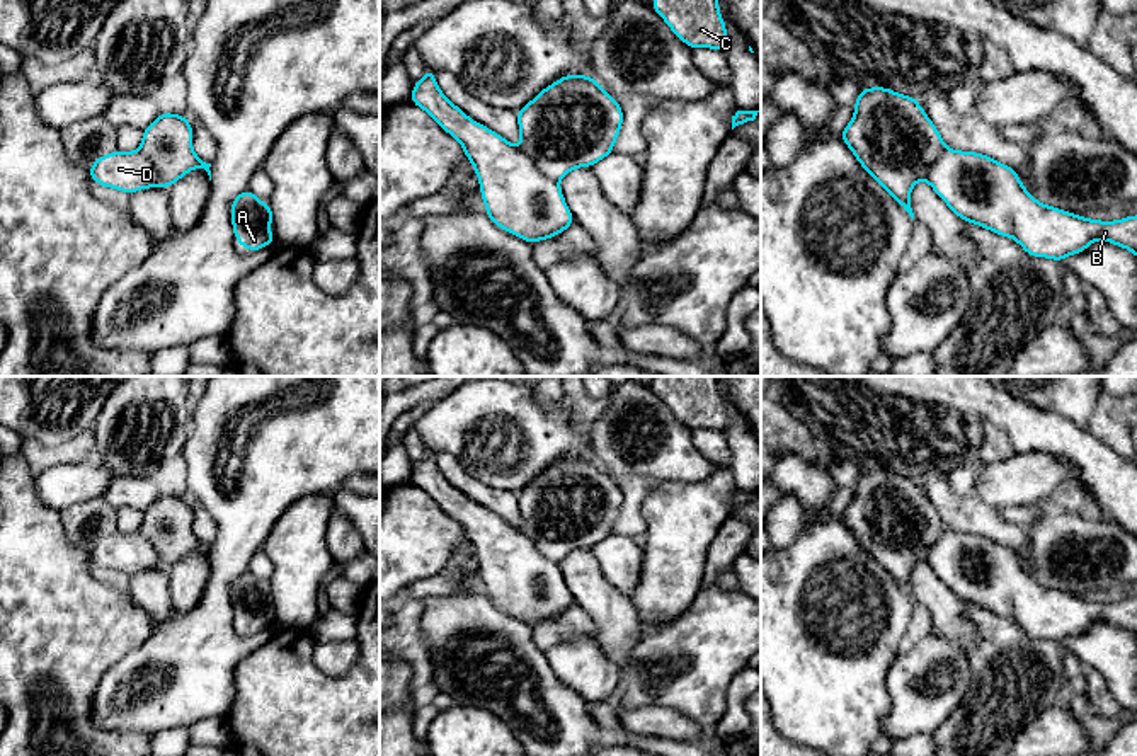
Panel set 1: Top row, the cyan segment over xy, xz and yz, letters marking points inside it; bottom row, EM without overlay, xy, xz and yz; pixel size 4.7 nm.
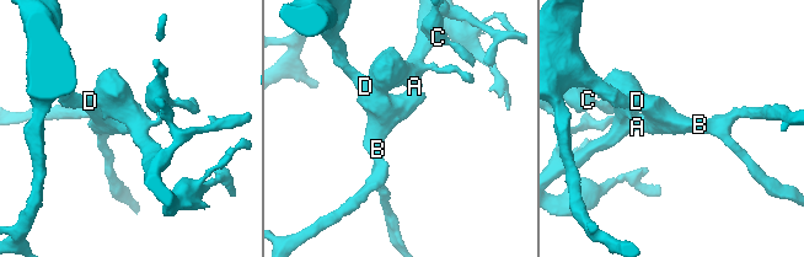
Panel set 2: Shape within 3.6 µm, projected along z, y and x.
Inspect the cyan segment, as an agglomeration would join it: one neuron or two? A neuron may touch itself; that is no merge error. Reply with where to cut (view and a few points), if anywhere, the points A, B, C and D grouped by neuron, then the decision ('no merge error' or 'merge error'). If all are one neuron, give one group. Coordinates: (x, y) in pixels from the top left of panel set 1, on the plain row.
cut none; groups A B C D; no merge error

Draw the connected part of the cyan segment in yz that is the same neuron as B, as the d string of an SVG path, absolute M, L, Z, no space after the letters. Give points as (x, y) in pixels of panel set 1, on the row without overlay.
M861 470L841 519L912 601L911 570L928 562L963 603L1014 620L1028 637L1060 644L1094 621L1137 637L1137 596L1098 603L1038 584L1011 548L984 535L946 530L911 477Z

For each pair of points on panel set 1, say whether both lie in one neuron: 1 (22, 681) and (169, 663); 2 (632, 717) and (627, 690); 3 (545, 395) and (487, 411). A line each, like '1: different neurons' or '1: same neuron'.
1: different neurons
2: different neurons
3: different neurons

